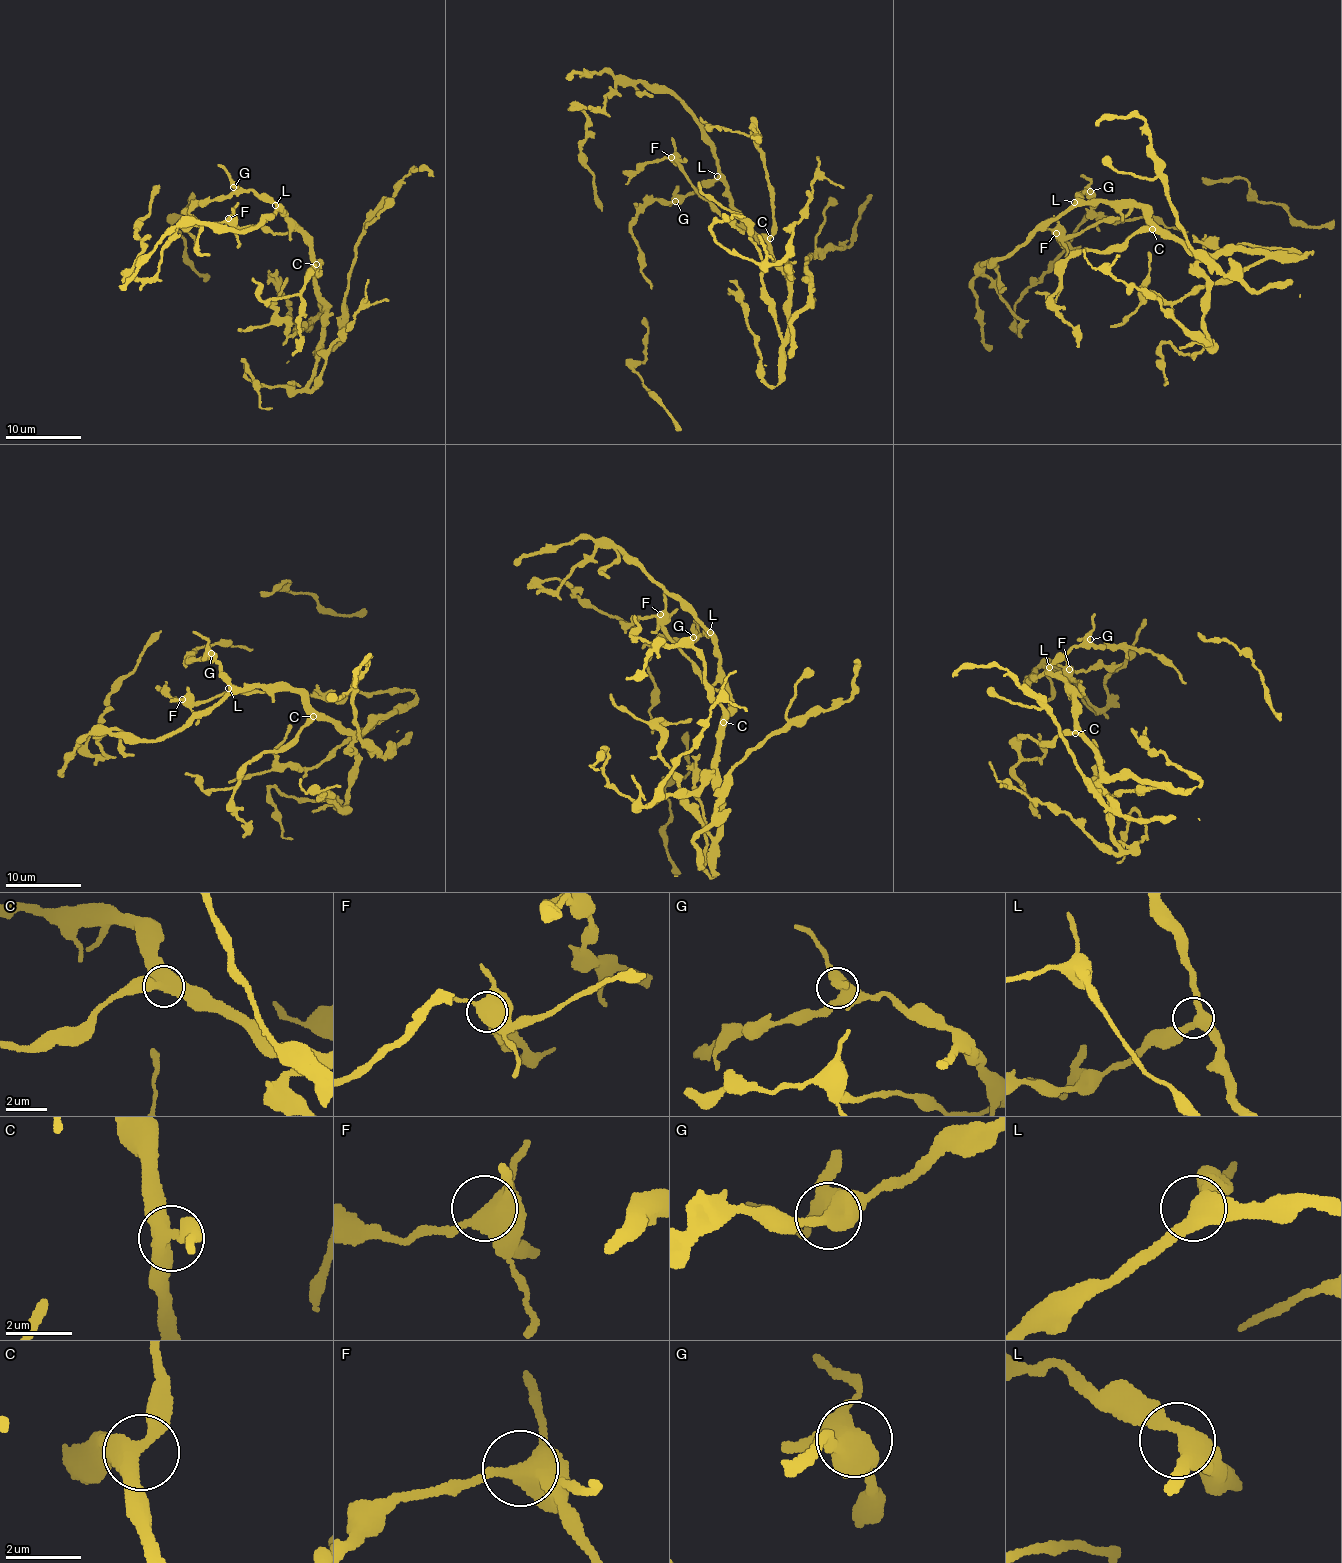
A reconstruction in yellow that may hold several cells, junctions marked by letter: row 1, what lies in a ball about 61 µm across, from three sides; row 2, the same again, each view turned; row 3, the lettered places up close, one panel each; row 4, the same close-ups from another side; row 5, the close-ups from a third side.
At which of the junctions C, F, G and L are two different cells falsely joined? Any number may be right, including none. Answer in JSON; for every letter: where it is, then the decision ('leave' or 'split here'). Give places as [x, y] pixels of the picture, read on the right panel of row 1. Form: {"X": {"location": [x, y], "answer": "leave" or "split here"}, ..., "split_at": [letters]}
{"C": {"location": [1152, 229], "answer": "leave"}, "F": {"location": [1056, 233], "answer": "leave"}, "G": {"location": [1090, 191], "answer": "leave"}, "L": {"location": [1074, 202], "answer": "leave"}, "split_at": []}

